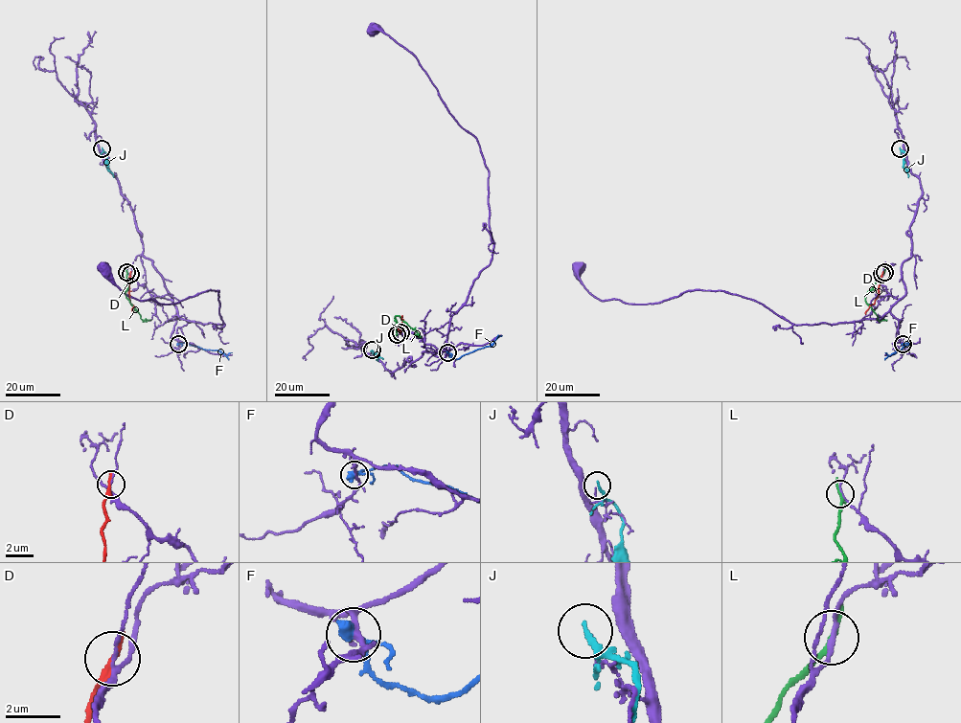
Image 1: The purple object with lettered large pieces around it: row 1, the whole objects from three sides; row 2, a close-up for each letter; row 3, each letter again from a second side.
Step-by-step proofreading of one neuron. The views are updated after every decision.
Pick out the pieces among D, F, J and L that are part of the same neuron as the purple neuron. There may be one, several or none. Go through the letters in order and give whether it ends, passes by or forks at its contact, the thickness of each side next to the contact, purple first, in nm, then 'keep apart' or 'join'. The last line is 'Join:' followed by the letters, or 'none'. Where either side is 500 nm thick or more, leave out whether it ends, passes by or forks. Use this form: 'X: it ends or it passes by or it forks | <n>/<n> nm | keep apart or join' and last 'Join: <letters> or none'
D: it ends | 150/360 nm | keep apart
F: it passes by | 180/320 nm | keep apart
J: it ends | 70/200 nm | keep apart
L: it ends | 150/260 nm | keep apart
Join: none

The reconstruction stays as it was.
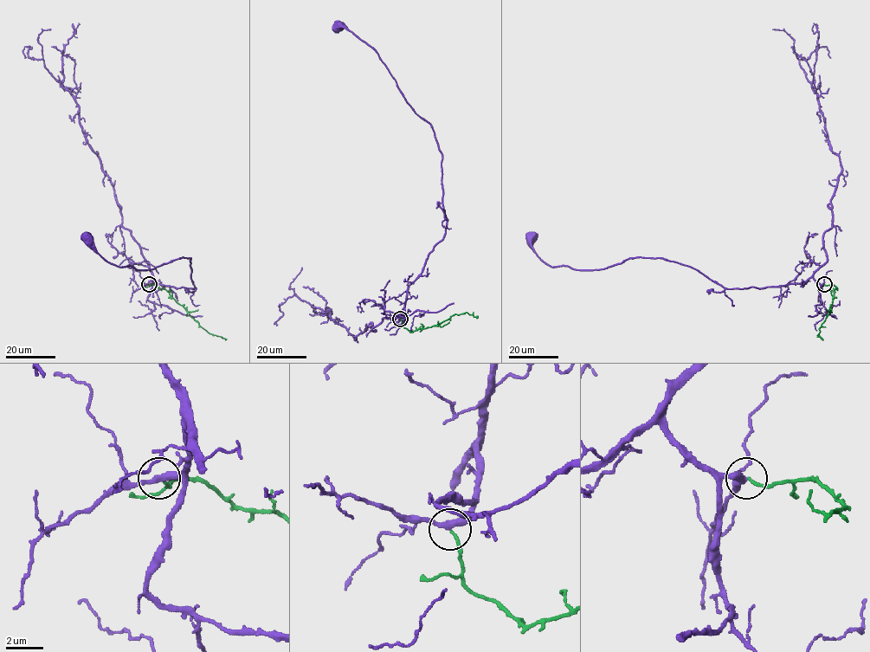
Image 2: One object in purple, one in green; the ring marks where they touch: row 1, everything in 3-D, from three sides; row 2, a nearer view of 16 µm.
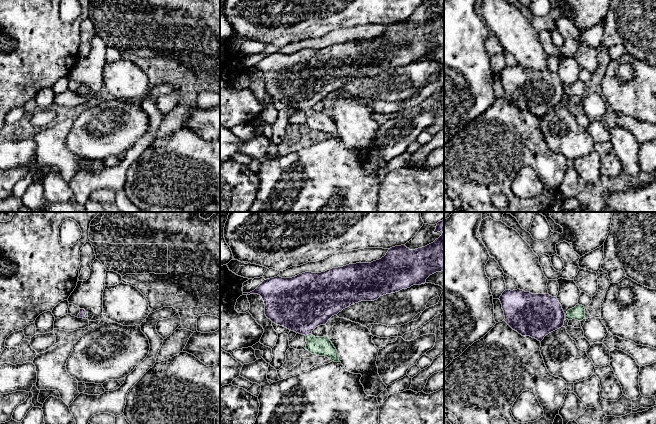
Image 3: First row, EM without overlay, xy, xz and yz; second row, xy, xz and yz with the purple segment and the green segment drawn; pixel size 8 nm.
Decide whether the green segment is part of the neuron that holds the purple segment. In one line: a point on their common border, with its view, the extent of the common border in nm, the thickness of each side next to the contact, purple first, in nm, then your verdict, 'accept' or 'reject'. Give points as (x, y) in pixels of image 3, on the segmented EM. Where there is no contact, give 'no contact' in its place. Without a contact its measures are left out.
xz (308, 334) | 50 nm | 440/160 nm | accept

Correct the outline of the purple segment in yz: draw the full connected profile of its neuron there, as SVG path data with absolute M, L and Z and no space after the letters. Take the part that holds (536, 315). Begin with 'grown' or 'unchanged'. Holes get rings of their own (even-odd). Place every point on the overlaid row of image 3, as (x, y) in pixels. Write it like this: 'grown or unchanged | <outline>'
unchanged | M517 289L505 290L499 300L504 321L522 336L541 342L546 335L564 325L565 313L557 297Z

